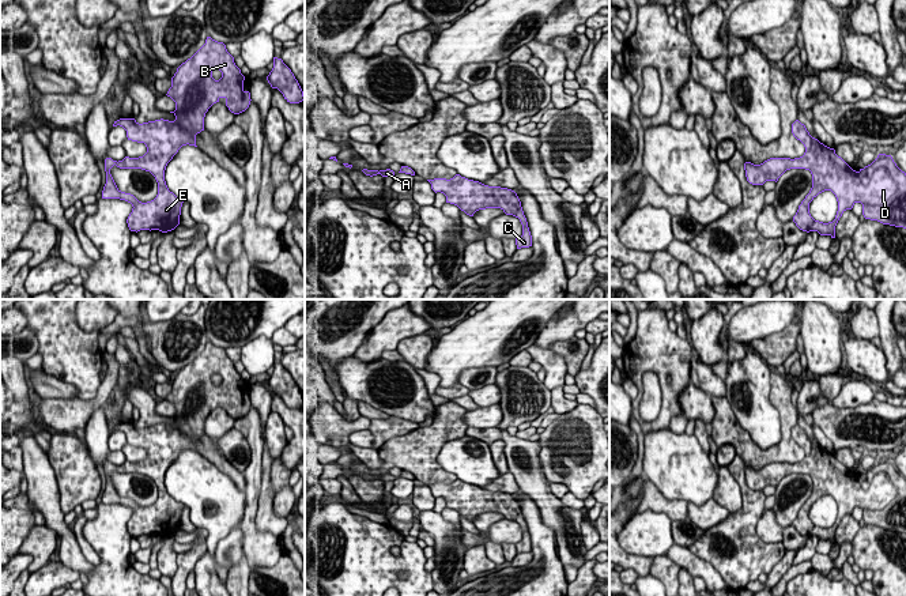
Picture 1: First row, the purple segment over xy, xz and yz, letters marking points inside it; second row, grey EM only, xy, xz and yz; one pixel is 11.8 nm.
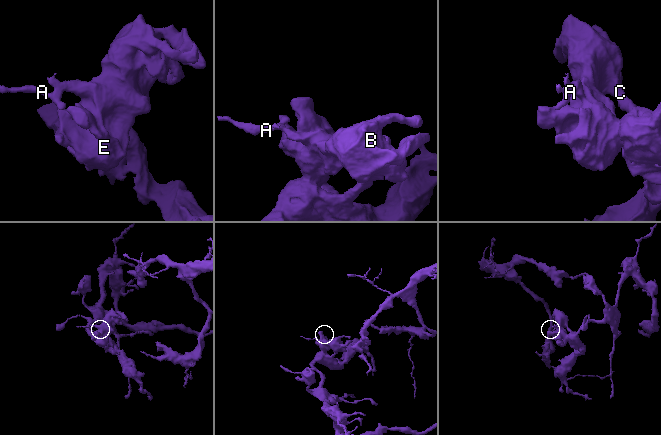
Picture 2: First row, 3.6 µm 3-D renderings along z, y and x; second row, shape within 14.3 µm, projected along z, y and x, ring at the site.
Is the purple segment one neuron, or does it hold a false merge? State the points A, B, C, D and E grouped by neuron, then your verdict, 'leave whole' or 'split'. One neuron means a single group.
A / B C D E | split

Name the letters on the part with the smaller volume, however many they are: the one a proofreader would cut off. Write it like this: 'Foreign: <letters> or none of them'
Foreign: A

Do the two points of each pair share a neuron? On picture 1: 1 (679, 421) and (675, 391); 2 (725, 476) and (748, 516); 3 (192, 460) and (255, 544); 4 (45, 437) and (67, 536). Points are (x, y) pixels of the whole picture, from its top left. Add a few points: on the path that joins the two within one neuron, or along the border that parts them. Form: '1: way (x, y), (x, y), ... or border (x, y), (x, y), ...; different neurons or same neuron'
1: border (683, 414), (675, 415), (668, 426); different neurons
2: border (731, 475), (742, 497), (742, 506), (733, 513); different neurons
3: border (245, 506), (240, 524); different neurons
4: border (34, 437), (38, 446), (46, 455); different neurons

